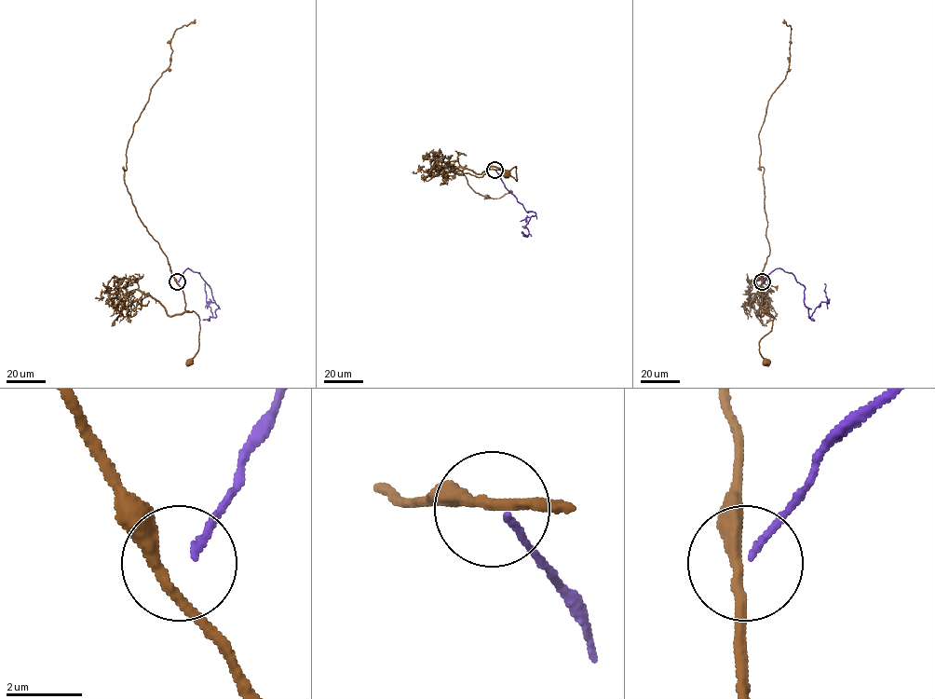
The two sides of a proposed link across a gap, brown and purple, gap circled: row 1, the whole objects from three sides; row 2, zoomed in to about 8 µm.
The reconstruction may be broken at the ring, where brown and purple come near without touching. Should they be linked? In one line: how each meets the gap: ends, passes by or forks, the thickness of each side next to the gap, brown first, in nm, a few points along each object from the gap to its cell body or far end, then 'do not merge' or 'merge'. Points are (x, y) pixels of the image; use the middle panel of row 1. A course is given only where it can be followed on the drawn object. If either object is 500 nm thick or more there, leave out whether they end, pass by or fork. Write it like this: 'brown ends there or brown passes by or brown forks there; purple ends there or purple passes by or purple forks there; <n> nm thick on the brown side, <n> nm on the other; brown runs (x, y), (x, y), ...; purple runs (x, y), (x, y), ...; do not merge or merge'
brown passes by; purple ends there; 320 nm thick on the brown side, 170 nm on the other; brown runs (494, 169), (503, 168), (517, 180), (516, 166), (507, 173); purple runs (495, 170), (507, 188), (525, 210), (535, 213), (525, 226), (529, 234), (522, 235), (521, 232); do not merge

